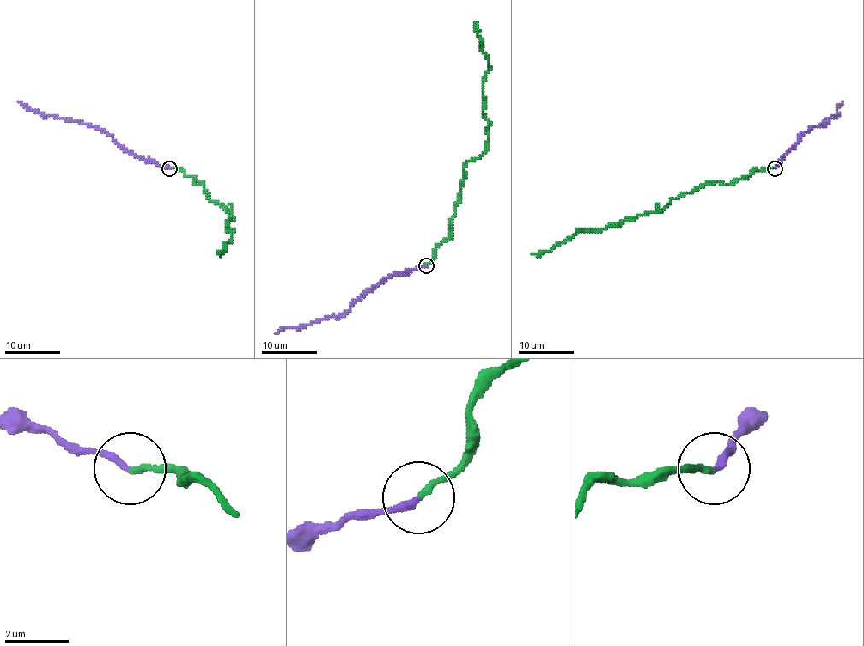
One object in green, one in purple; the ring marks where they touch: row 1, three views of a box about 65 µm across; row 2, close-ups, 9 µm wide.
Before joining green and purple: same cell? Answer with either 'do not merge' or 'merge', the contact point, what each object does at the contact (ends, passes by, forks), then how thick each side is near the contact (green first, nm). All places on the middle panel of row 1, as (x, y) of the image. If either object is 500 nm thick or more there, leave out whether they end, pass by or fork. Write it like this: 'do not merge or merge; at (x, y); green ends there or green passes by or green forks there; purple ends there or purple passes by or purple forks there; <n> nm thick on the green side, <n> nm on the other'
merge; at (426, 265); green ends there; purple ends there; 190 nm thick on the green side, 200 nm on the other

